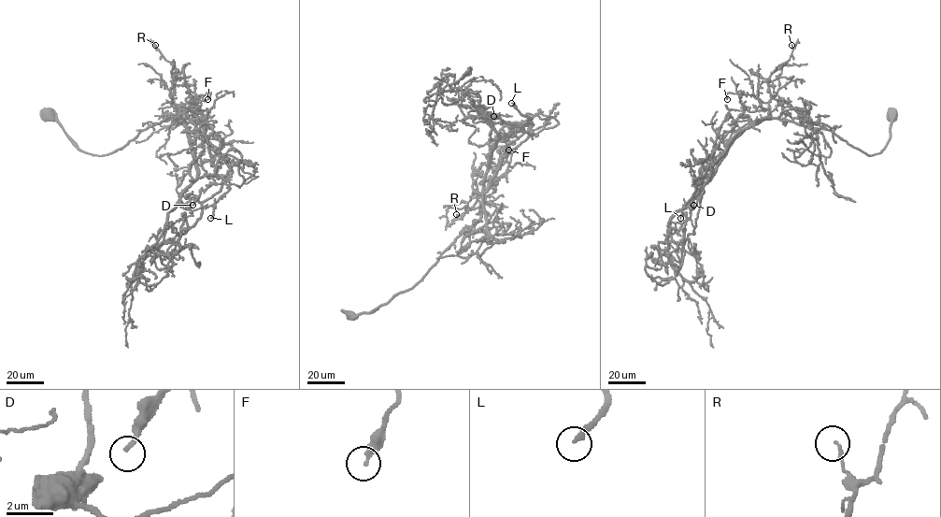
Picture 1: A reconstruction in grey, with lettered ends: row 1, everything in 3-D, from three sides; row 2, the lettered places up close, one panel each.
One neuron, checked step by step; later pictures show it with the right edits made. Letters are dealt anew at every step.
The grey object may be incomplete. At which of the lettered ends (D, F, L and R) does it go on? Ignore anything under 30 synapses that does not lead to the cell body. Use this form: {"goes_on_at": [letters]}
{"goes_on_at": ["L"]}

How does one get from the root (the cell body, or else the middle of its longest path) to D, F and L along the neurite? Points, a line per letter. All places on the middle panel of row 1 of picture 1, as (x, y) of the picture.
D: (350, 316), (370, 313), (412, 289), (479, 220), (483, 193), (500, 161), (533, 125), (512, 126), (493, 116)
F: (350, 316), (370, 313), (412, 289), (454, 240), (479, 220), (480, 193), (506, 172), (511, 154), (508, 150)
L: (350, 316), (370, 313), (412, 289), (479, 220), (483, 193), (500, 161), (531, 133), (529, 119), (511, 103)

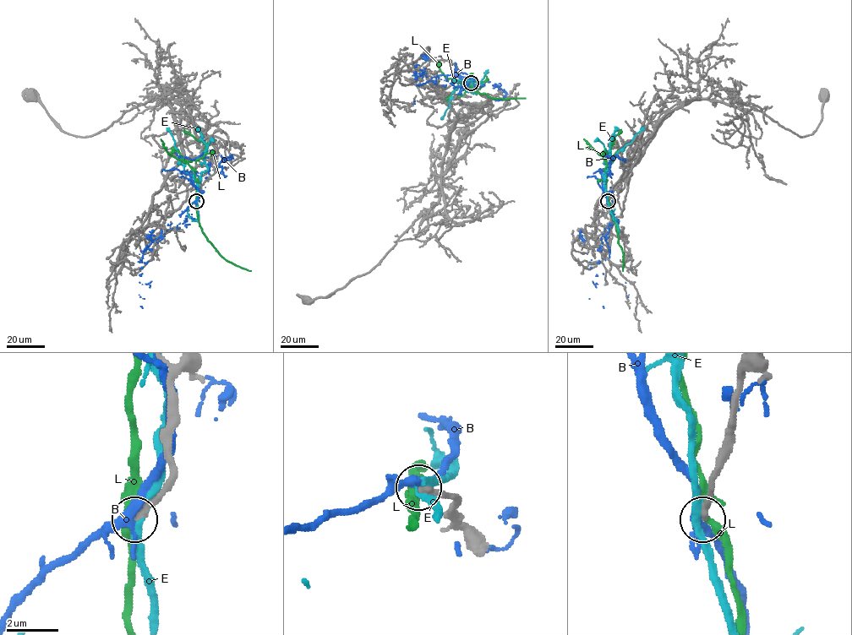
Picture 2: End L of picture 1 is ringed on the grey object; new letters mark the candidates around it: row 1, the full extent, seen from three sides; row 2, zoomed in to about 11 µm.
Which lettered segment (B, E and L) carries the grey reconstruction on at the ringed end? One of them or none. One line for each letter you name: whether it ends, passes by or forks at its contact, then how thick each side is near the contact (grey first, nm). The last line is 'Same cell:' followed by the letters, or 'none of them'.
Same cell: none of them

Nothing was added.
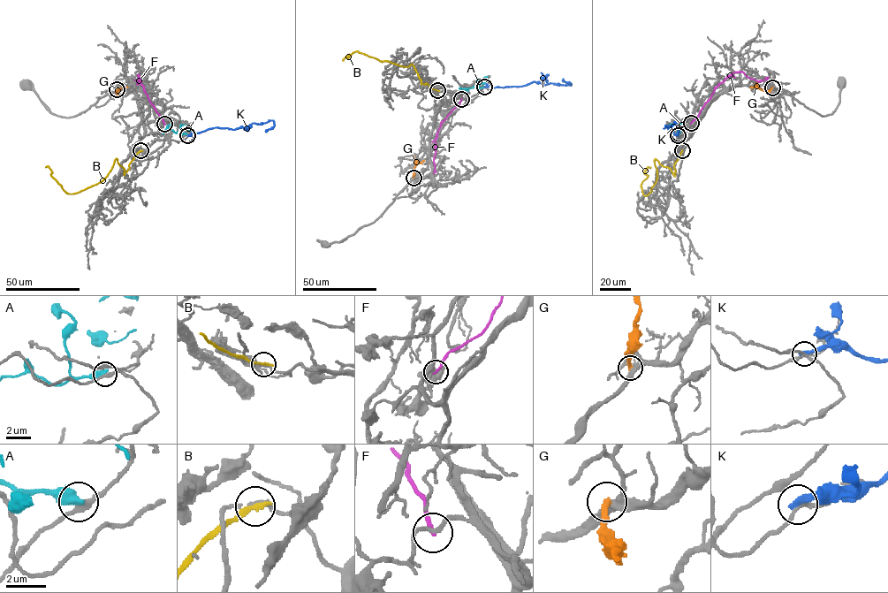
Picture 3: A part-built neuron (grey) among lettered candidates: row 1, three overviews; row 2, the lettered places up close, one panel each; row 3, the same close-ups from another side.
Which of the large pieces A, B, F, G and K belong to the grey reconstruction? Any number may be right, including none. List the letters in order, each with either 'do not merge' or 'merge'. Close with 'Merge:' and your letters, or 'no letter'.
A: do not merge
B: do not merge
F: do not merge
G: do not merge
K: do not merge
Merge: no letter

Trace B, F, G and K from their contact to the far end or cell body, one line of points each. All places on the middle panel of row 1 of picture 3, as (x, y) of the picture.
B: (437, 90), (426, 82), (421, 84), (412, 64), (399, 65), (355, 51), (342, 60)
F: (461, 99), (437, 131), (433, 173)
G: (413, 177), (414, 166), (424, 160)
K: (485, 87), (525, 86), (534, 81), (544, 85), (571, 84), (563, 79)

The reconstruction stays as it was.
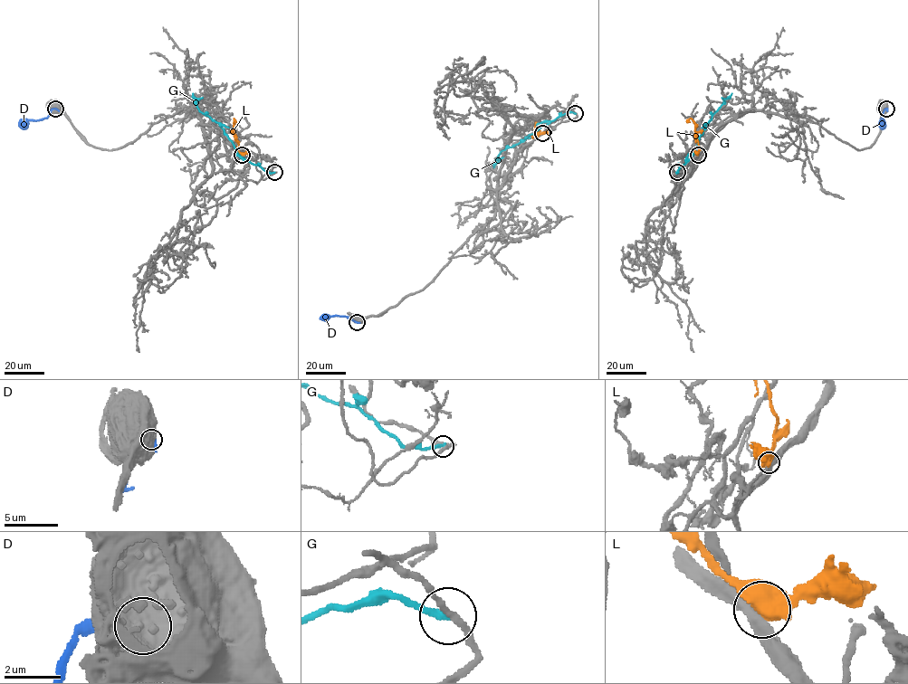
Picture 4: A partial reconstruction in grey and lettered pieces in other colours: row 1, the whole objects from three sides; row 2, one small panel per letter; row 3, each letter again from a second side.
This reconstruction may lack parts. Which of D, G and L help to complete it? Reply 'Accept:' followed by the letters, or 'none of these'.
Accept: L

